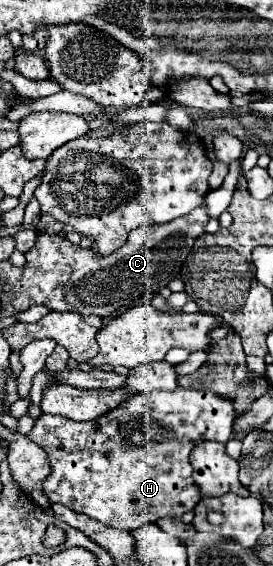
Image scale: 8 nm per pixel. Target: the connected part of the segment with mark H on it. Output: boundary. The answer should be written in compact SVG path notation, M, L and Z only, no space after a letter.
M177 389L173 393L153 391L131 395L123 407L115 407L115 411L107 411L107 415L101 415L91 423L75 423L73 419L43 413L27 437L47 453L51 473L43 481L43 491L51 503L61 503L67 509L89 515L109 527L133 531L135 527L155 523L161 517L179 519L197 505L201 495L191 479L193 467L189 463L189 453L195 443L201 441L227 443L233 437L233 421L235 411L227 397L211 391Z

